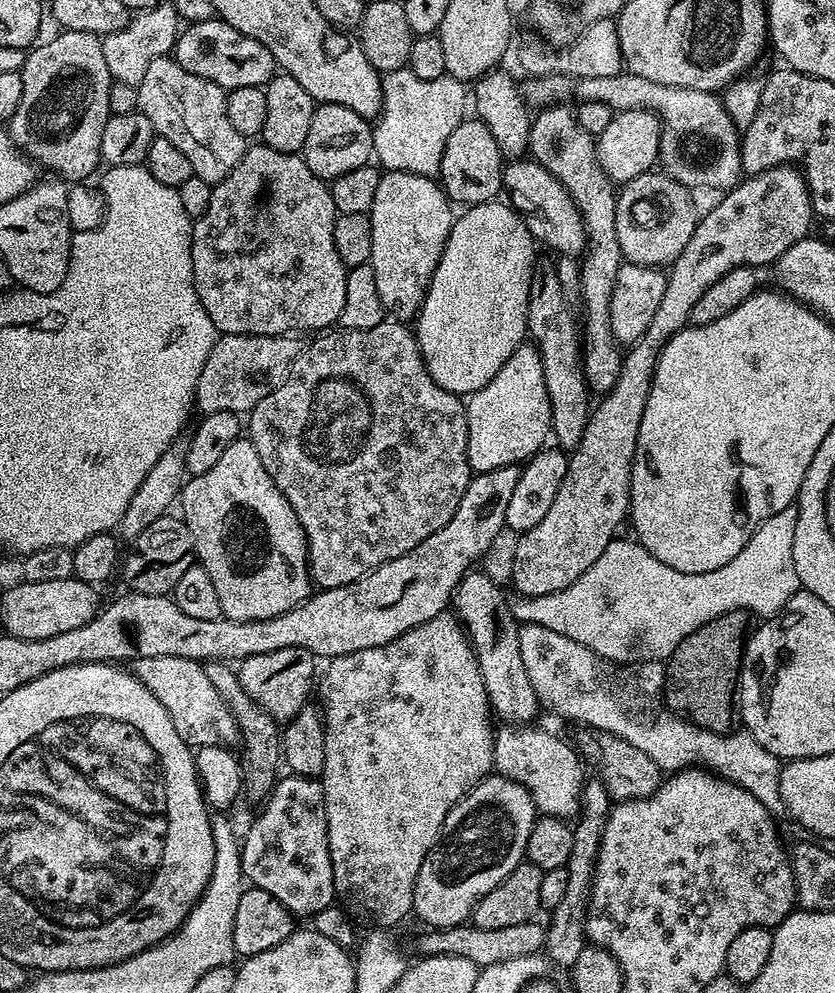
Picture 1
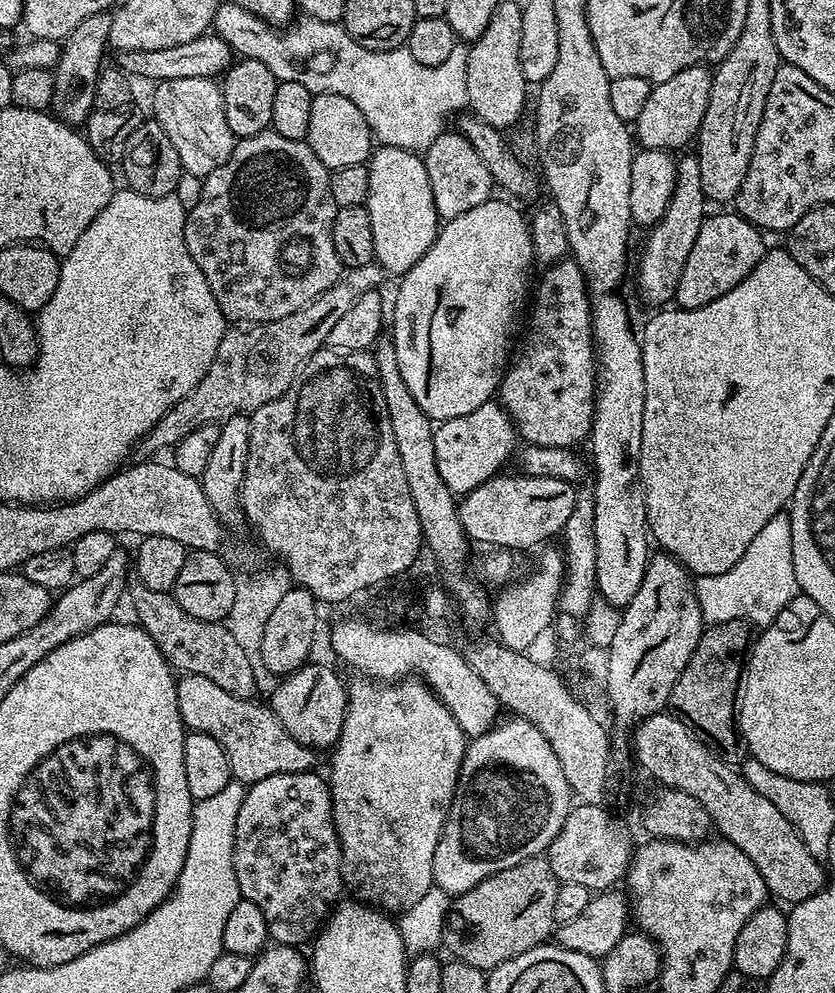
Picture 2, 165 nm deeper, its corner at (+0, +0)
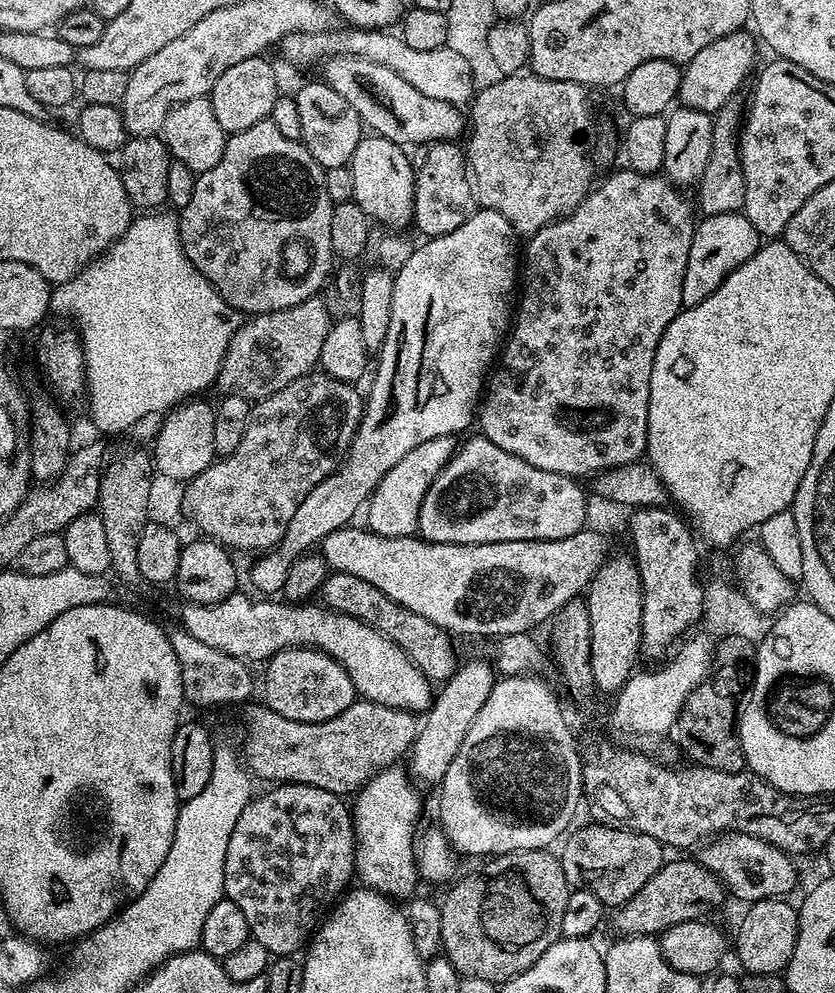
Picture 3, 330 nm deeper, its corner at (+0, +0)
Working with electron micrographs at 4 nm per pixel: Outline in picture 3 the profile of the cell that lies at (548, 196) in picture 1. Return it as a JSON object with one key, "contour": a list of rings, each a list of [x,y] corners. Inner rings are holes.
{"contour":[[[343,54],[327,57],[323,61],[323,68],[322,79],[324,83],[330,85],[340,97],[346,98],[346,102],[350,102],[350,106],[354,106],[354,110],[358,110],[361,125],[368,127],[369,124],[372,127],[369,129],[377,136],[401,146],[409,146],[408,144],[427,146],[437,142],[456,142],[465,135],[466,116],[465,113],[463,116],[459,112],[459,107],[455,103],[441,100],[438,97],[425,96],[422,91],[406,82],[406,79],[402,78],[394,69],[388,69],[386,66],[379,65],[378,62],[368,61],[364,57]]]}

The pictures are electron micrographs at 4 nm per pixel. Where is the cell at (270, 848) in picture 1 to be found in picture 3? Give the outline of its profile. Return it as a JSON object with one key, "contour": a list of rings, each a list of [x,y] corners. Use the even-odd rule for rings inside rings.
{"contour":[[[278,784],[269,789],[269,792],[264,792],[261,796],[259,793],[249,802],[246,810],[242,810],[238,822],[234,825],[234,834],[230,834],[230,846],[226,846],[224,895],[227,900],[234,902],[234,906],[238,906],[238,910],[242,910],[248,923],[251,939],[262,942],[262,946],[266,946],[266,950],[273,957],[290,956],[299,953],[299,948],[301,947],[301,951],[309,943],[310,937],[315,933],[318,925],[328,915],[333,905],[341,899],[345,889],[353,883],[351,880],[354,880],[356,866],[356,830],[352,826],[352,813],[349,805],[341,797],[330,794],[330,790],[322,790],[318,786],[309,784]]]}

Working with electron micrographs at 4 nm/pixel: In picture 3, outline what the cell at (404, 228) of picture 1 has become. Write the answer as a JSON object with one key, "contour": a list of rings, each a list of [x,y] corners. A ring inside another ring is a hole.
{"contour":[[[375,134],[361,135],[350,165],[354,176],[352,200],[368,215],[369,221],[385,224],[388,230],[404,230],[413,223],[416,168],[401,145]]]}

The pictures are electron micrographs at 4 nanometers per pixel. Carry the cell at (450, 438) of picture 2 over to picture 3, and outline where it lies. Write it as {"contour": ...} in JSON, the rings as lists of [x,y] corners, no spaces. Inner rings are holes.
{"contour":[[[456,436],[430,438],[430,442],[422,442],[422,446],[414,446],[410,454],[403,456],[395,466],[390,466],[382,482],[378,482],[378,486],[368,498],[366,505],[368,531],[377,532],[378,535],[386,538],[413,535],[420,523],[420,511],[422,502],[426,498],[426,490],[430,490],[434,478],[446,466],[446,462],[450,462],[457,447]]]}

